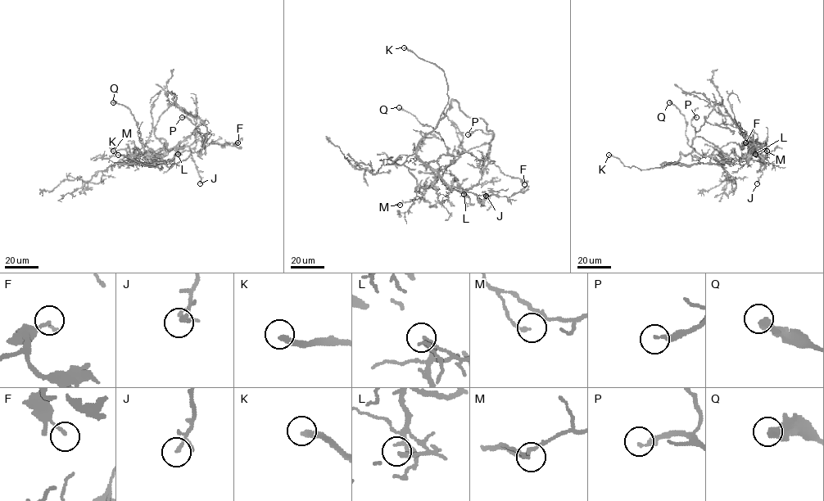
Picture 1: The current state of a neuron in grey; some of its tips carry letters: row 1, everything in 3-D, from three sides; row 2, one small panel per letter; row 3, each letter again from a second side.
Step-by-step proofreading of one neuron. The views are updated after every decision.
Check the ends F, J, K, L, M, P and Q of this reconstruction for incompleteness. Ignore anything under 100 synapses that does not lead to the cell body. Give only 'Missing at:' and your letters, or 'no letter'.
Missing at: K, P

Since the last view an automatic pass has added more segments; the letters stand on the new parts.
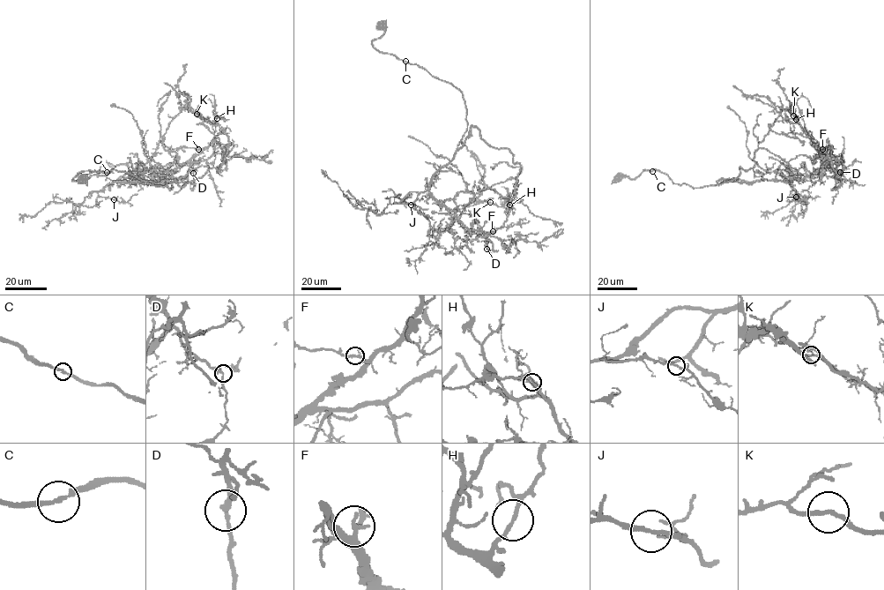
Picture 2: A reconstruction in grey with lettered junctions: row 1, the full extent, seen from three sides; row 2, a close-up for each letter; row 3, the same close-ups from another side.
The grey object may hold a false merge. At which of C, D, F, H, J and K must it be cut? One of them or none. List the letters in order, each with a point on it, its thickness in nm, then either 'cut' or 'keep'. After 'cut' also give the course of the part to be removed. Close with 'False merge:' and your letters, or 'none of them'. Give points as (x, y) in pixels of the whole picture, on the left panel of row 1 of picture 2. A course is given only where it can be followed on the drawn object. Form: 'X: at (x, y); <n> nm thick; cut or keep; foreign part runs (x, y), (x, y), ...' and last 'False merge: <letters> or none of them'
C: at (107, 172); 200 nm thick; keep
D: at (193, 173); 220 nm thick; keep
F: at (198, 149); 240 nm thick; keep
H: at (217, 118); 150 nm thick; keep
J: at (114, 199); 190 nm thick; keep
K: at (196, 114); 190 nm thick; keep
False merge: none of them

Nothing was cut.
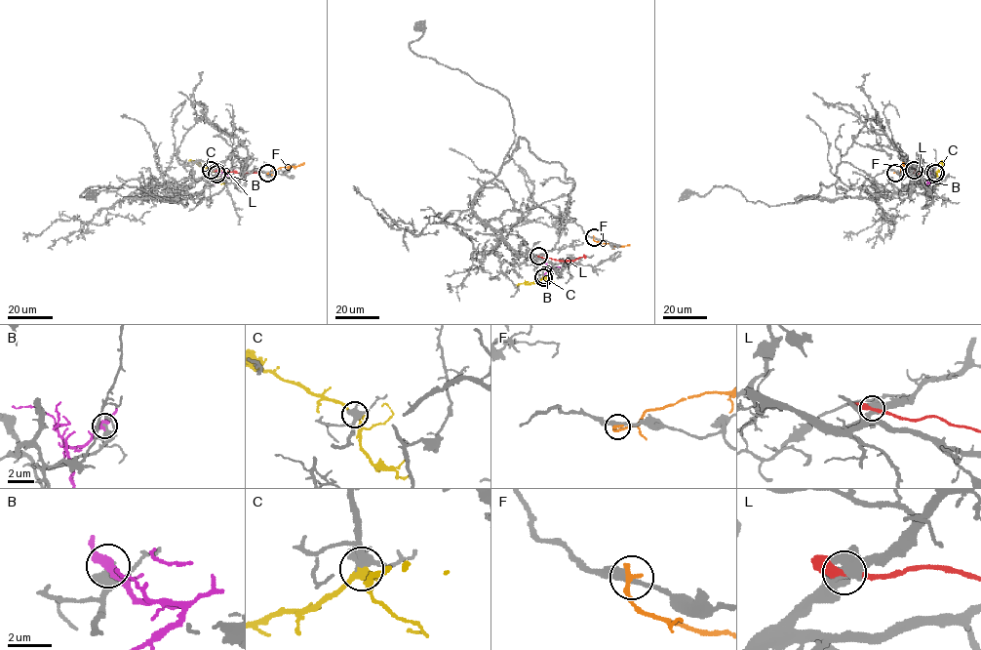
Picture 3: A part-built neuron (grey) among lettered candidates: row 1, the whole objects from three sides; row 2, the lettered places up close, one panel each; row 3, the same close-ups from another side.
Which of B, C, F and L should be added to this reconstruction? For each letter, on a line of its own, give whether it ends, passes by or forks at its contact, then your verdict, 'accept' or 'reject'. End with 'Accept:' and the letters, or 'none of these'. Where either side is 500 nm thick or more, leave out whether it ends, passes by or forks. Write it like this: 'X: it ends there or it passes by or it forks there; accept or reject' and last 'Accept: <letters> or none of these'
B: it passes by; reject
C: it passes by; accept
F: it ends there; reject
L: it passes by; reject
Accept: C

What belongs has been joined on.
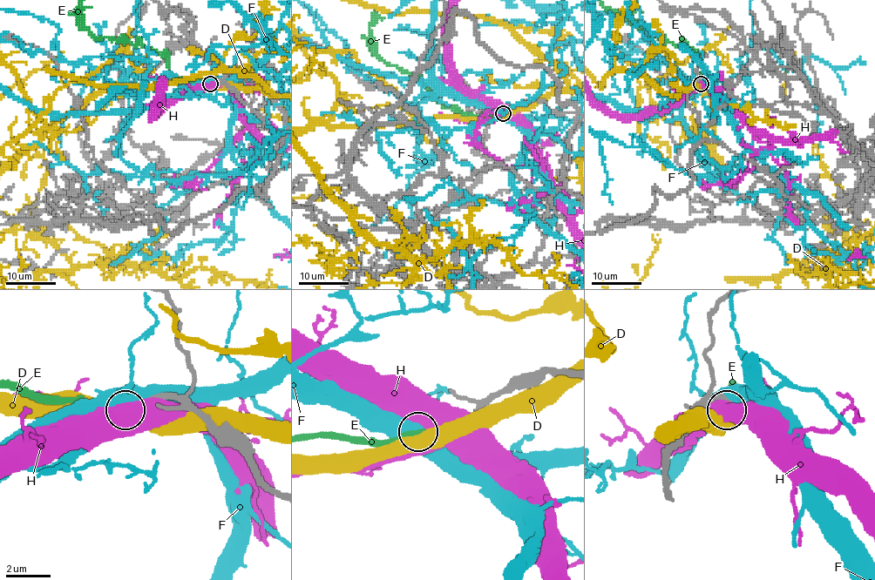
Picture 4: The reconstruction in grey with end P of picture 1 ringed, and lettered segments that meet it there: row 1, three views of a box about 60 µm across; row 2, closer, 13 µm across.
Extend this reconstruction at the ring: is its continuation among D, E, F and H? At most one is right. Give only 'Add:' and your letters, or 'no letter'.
Add: E

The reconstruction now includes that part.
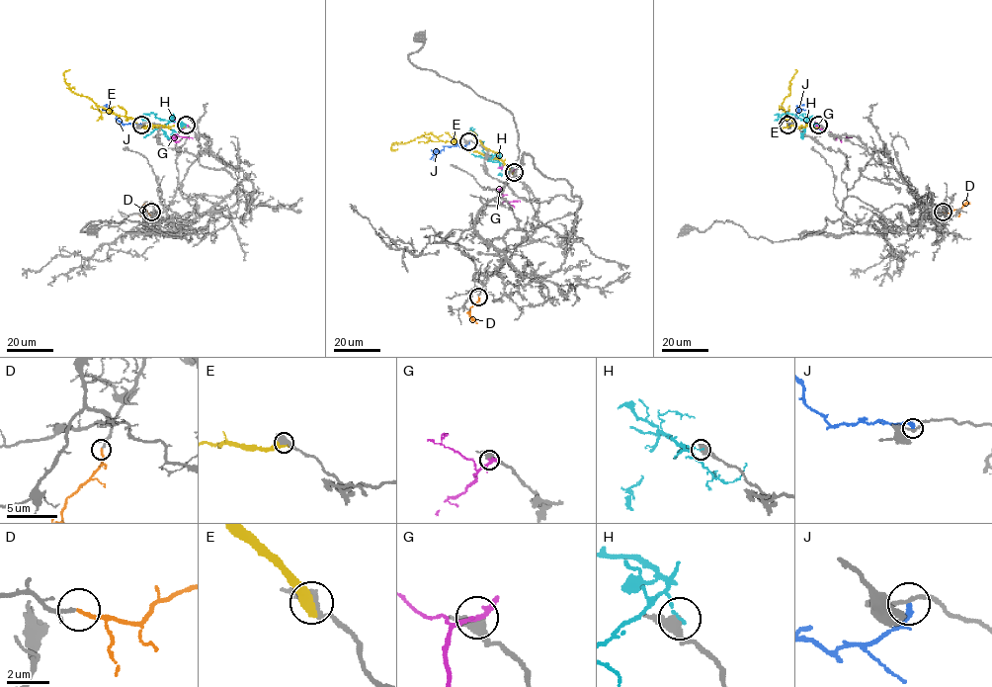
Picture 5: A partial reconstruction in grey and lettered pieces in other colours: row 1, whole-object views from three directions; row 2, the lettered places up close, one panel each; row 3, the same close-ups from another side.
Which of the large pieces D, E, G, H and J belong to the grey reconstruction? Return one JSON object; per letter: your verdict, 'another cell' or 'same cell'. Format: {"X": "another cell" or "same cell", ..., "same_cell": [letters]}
{"D": "same cell", "E": "another cell", "G": "another cell", "H": "another cell", "J": "another cell", "same_cell": ["D"]}

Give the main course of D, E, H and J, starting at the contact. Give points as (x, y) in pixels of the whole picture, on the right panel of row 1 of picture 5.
D: (943, 212), (949, 214), (970, 204)
E: (819, 126), (798, 127), (780, 107), (789, 94), (795, 69)
H: (818, 125), (788, 113), (779, 114), (780, 120), (774, 120)
J: (787, 125), (792, 124), (797, 106), (806, 106)

